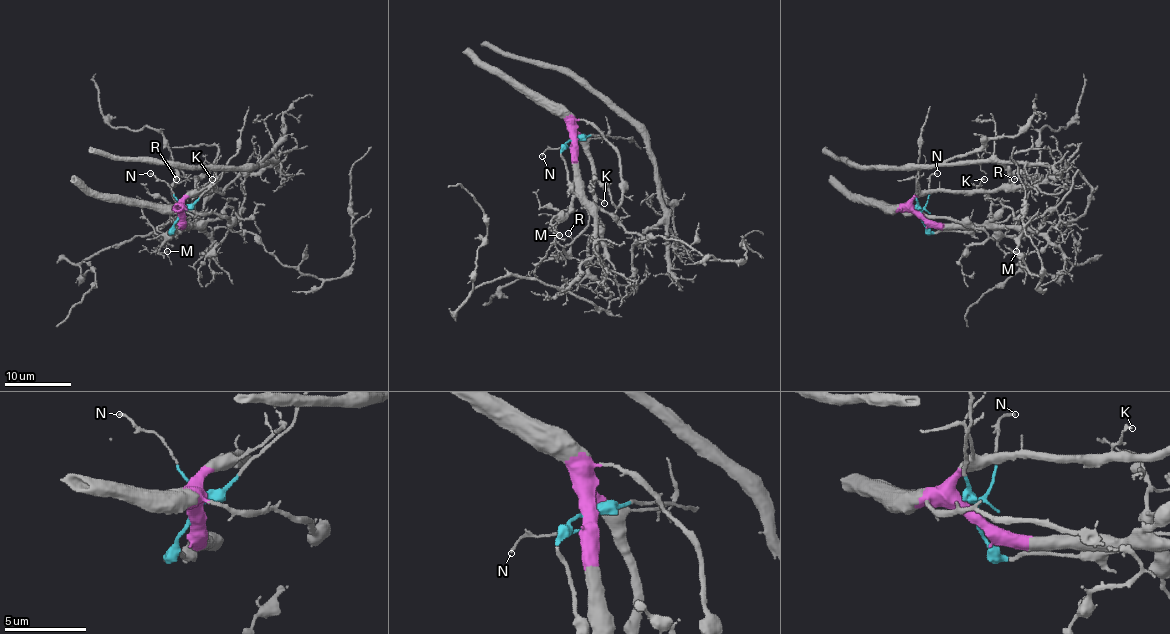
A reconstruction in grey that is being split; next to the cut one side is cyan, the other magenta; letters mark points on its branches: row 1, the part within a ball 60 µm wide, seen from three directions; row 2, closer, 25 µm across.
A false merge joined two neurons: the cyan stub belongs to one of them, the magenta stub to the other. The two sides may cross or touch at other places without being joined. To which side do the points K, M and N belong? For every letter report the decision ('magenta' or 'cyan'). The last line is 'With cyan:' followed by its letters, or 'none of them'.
K: magenta
M: magenta
N: cyan
With cyan: N

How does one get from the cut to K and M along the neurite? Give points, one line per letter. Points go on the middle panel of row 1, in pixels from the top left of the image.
K: (571, 140), (575, 130), (592, 165), (592, 192), (603, 204)
M: (571, 140), (575, 157), (571, 209), (560, 212), (551, 221), (553, 229), (560, 236)

